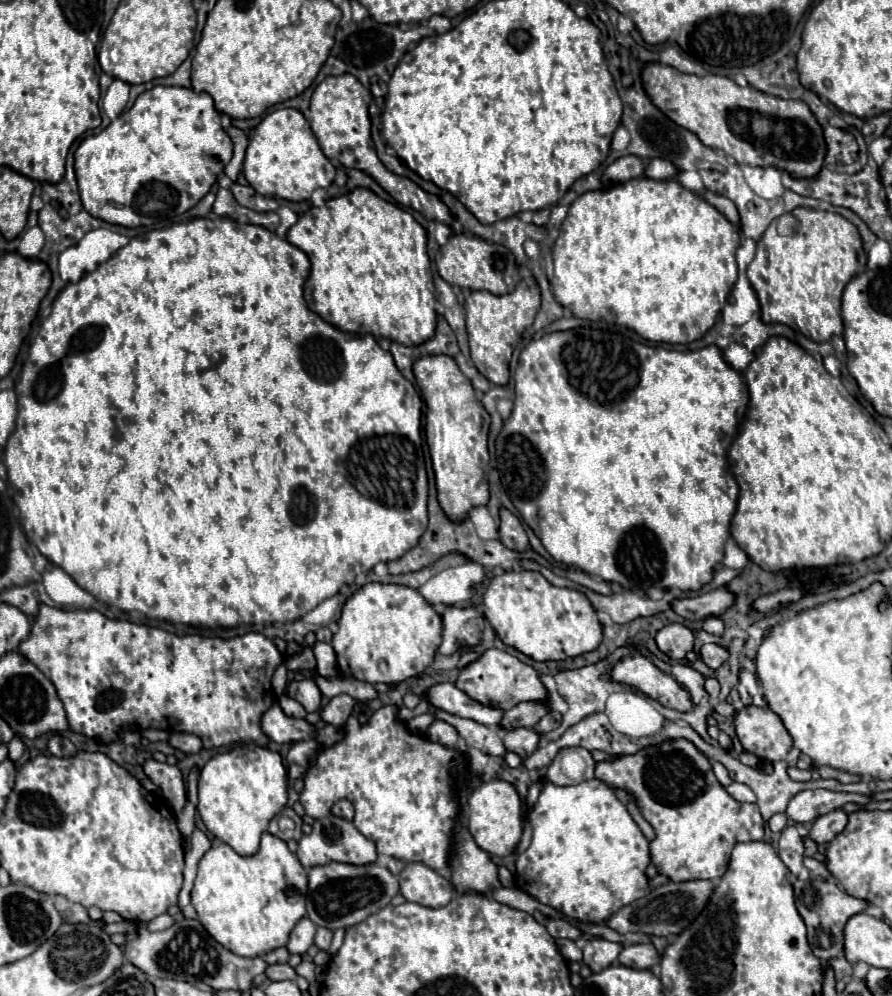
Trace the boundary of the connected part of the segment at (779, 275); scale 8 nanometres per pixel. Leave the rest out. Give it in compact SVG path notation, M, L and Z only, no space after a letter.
M795 208L792 212L773 220L771 226L765 230L761 240L757 242L757 254L747 268L747 276L761 302L761 318L765 322L781 322L796 332L799 329L801 334L805 334L815 342L825 342L831 336L843 334L843 320L841 320L843 288L851 278L861 274L865 266L867 254L863 250L861 236L849 220L845 220L841 214L835 212Z

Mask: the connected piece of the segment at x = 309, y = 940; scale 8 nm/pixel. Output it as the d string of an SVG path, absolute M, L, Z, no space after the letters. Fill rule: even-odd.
M301 918L297 922L297 926L293 928L289 942L287 942L287 950L291 954L305 954L307 948L313 944L313 936L315 936L315 924L309 918Z

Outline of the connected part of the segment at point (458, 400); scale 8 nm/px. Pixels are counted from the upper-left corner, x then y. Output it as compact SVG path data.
M445 354L421 356L413 364L413 372L421 388L421 396L427 404L425 436L437 480L437 498L441 500L441 508L445 508L449 516L467 516L473 506L487 504L489 500L487 490L489 414L477 400L477 394L469 378L459 370L457 362L451 356Z

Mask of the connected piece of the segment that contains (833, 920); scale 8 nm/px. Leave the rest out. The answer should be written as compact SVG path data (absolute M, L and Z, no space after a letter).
M797 880L793 884L793 888L795 888L797 910L807 924L807 936L809 936L813 954L825 962L839 956L843 952L843 928L845 928L847 920L851 916L863 912L869 906L869 902L849 896L831 880Z

